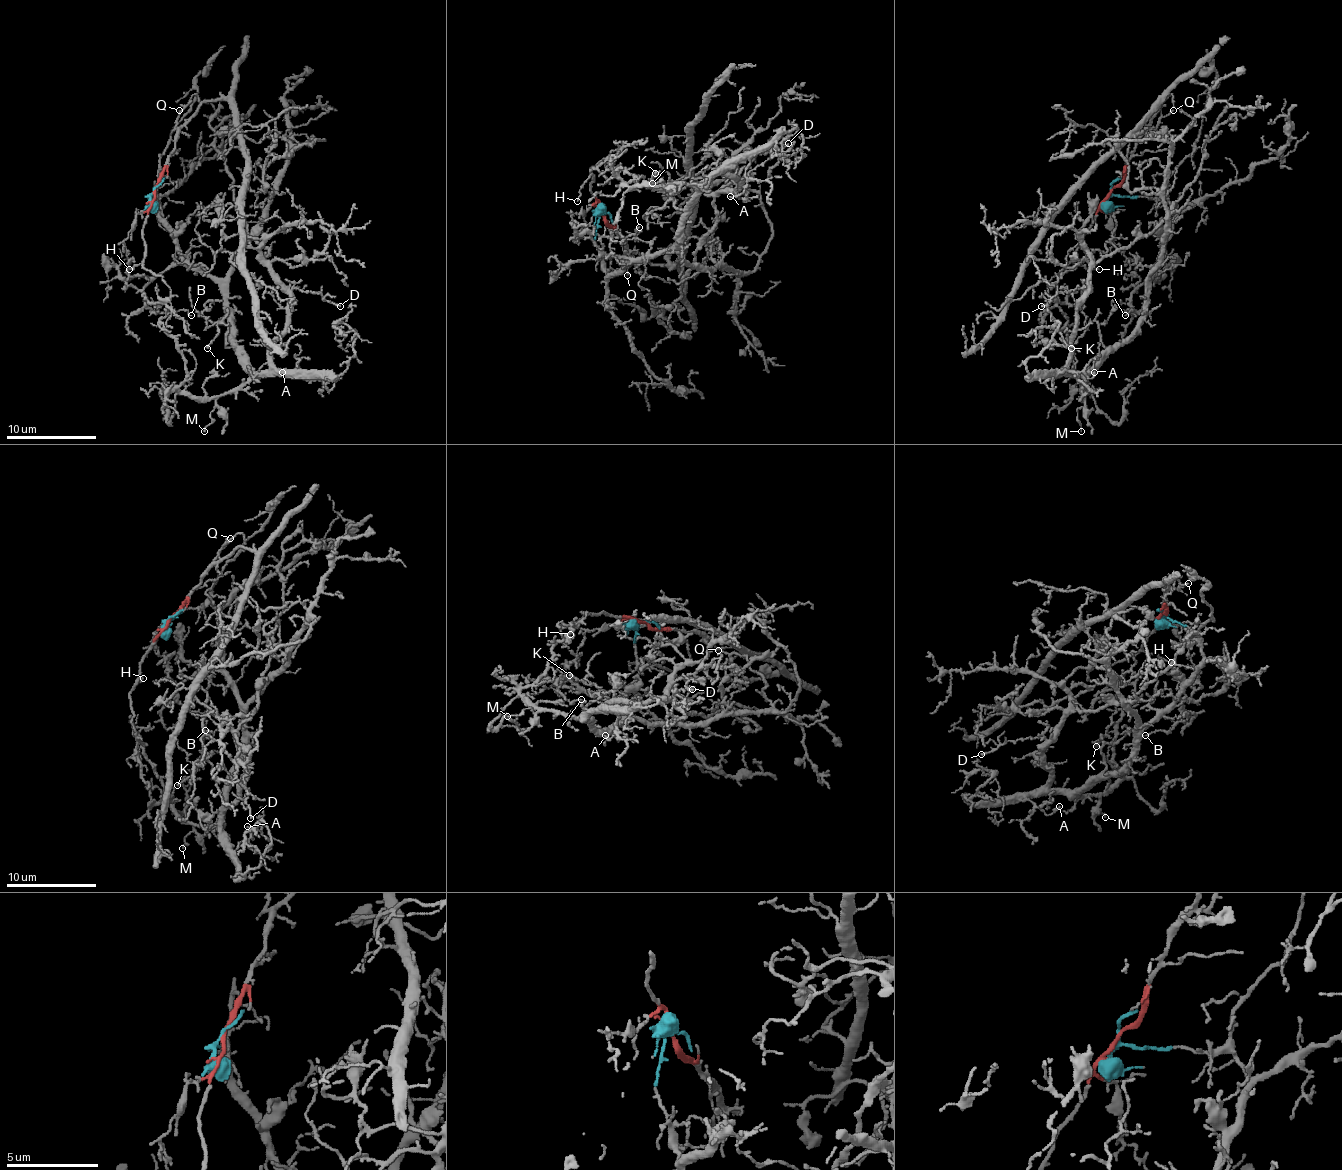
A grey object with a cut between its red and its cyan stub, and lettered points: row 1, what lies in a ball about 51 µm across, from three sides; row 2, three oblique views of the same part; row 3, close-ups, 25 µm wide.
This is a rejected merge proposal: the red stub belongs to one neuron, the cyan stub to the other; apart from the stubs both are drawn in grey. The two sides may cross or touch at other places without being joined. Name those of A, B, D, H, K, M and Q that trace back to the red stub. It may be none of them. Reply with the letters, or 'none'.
H, Q

